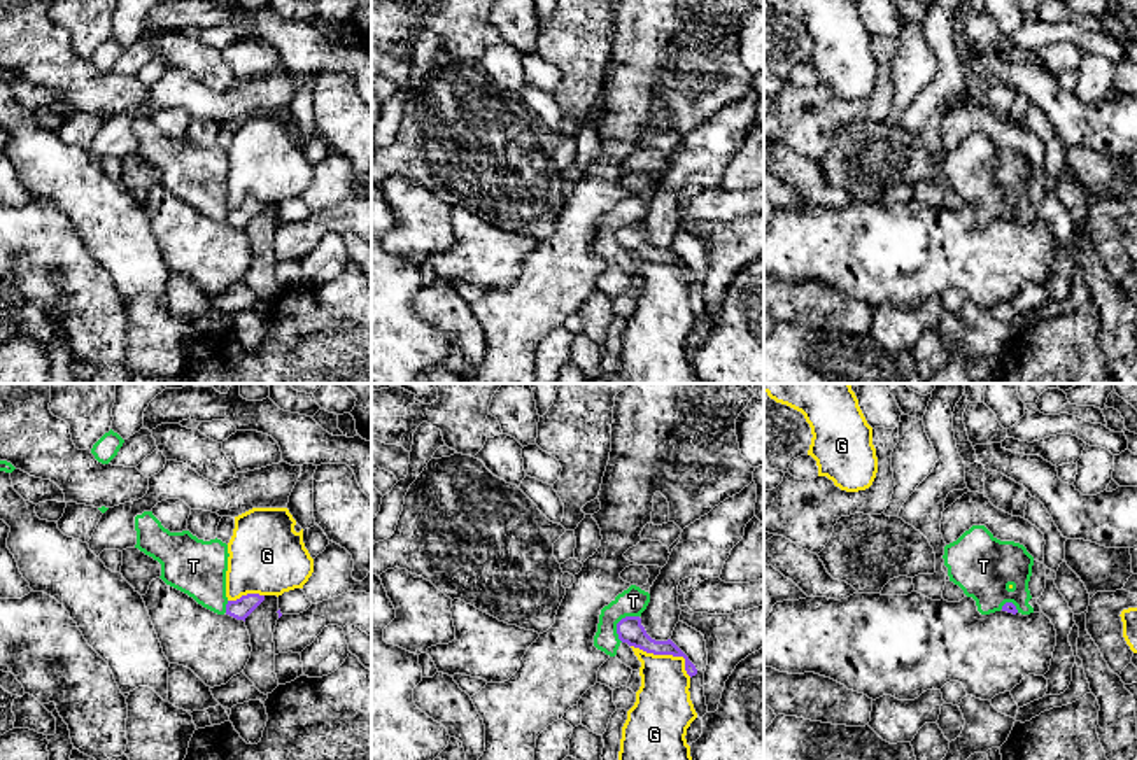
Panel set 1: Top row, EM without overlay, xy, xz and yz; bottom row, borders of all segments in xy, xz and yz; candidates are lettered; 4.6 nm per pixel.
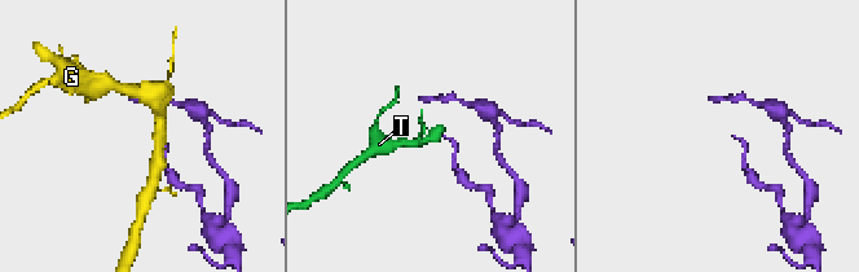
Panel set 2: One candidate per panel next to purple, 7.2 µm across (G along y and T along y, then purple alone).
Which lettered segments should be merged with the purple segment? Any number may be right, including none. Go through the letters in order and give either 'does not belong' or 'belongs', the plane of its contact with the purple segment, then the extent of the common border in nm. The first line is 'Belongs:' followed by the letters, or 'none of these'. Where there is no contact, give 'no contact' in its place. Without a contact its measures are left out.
Belongs: none of these
G: does not belong | xz | 320 nm
T: does not belong | xz | 150 nm

